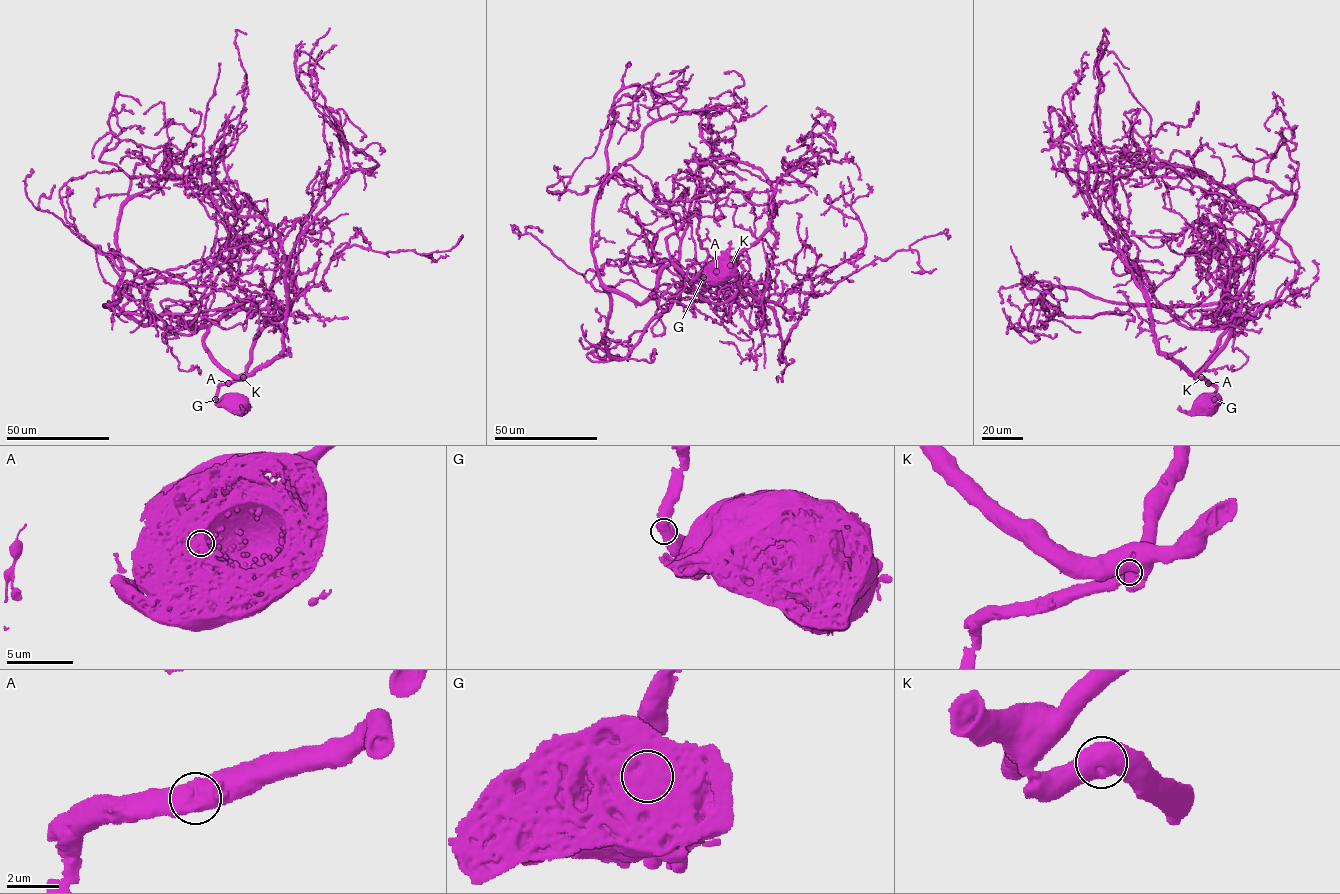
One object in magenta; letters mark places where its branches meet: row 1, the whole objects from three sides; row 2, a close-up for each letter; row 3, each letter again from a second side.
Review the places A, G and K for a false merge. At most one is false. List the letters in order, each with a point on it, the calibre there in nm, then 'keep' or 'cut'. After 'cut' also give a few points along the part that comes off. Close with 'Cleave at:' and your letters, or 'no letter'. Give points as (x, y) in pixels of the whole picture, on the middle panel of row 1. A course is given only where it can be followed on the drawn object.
A: (716, 271) | 750 nm | keep
G: (703, 277) | 750 nm | keep
K: (730, 265) | 850 nm | keep
Cleave at: no letter

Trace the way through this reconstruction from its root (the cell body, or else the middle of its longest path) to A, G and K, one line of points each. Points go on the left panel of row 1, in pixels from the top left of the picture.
A: (236, 402), (233, 398), (217, 400), (218, 387), (228, 383)
G: (236, 402), (233, 398), (215, 399)
K: (236, 402), (233, 398), (218, 401), (216, 393), (223, 384), (243, 377)

